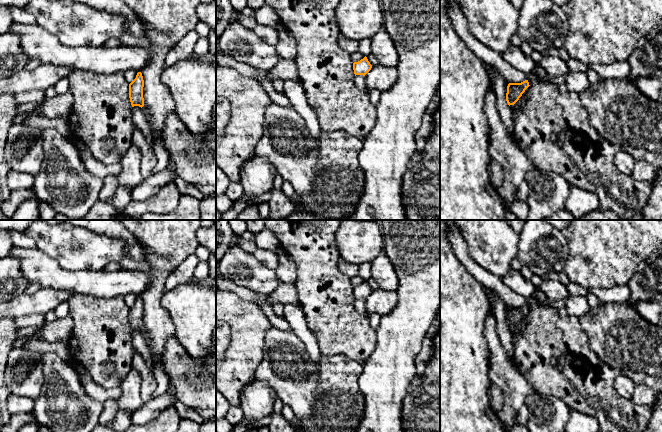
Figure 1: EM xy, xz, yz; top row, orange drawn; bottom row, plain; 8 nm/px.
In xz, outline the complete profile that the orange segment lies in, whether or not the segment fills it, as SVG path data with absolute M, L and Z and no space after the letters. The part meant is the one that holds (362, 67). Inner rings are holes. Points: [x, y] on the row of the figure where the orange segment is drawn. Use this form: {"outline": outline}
{"outline": "M365 56L358 62L353 63L353 70L354 74L356 75L363 75L365 76L372 68L372 65L368 61L367 57Z"}

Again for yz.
{"outline": "M538 63L535 65L527 80L521 83L509 83L506 93L506 101L508 105L514 105L530 85L542 82L543 78L546 76L546 71Z"}

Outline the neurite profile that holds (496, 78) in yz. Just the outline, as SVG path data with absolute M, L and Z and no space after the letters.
M486 65L488 77L494 86L494 92L497 98L496 106L499 116L504 123L508 133L513 132L513 119L511 108L506 101L505 80L500 72L493 66Z

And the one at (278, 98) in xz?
M259 76L255 77L255 79L262 85L262 87L268 93L273 103L276 103L283 107L291 106L290 100L284 94L278 93L274 89L274 85L268 77Z

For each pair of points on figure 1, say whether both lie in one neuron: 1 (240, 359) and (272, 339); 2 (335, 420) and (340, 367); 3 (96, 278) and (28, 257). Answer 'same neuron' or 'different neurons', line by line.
1: different neurons
2: same neuron
3: same neuron

